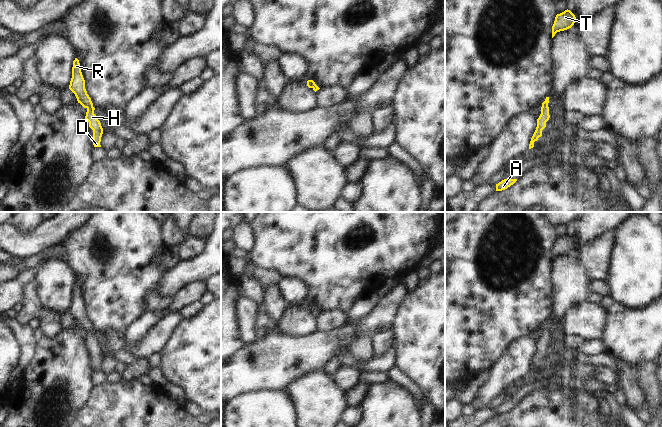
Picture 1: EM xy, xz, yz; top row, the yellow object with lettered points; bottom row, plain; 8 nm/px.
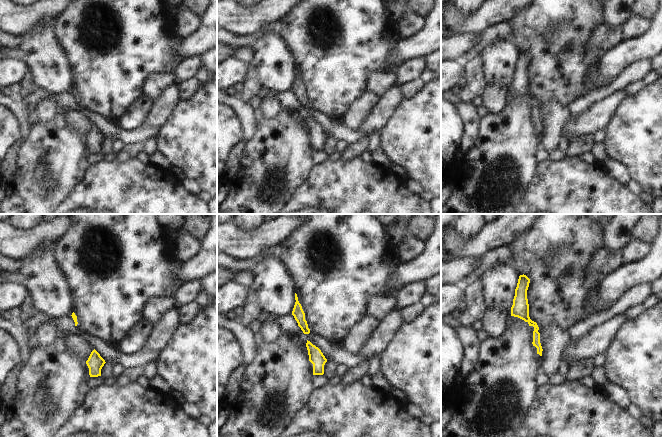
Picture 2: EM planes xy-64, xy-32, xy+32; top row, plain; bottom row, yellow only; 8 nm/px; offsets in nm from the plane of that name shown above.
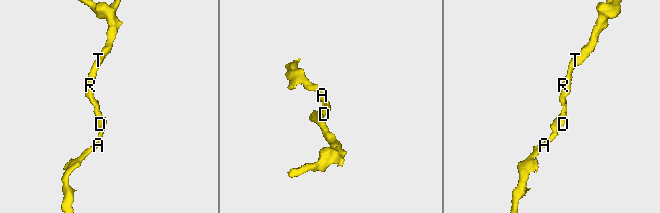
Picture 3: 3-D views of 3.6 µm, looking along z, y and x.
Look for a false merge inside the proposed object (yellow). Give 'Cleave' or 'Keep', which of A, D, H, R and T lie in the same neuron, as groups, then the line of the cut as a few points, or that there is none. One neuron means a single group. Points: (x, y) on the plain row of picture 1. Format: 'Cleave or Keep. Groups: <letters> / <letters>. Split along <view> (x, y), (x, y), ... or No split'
Keep. Groups: A D H R T. No split

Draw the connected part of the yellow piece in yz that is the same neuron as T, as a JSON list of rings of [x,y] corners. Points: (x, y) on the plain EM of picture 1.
[[[568,233],[560,238],[557,238],[552,250],[552,262],[557,256],[571,252],[574,249],[575,245],[575,239]]]

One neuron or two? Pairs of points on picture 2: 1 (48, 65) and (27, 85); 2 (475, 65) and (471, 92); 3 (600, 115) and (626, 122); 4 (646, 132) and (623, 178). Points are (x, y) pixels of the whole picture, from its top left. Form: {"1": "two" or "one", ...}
{"1": "two", "2": "one", "3": "two", "4": "two"}

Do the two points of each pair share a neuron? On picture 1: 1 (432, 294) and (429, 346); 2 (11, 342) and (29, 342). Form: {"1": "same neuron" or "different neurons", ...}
{"1": "same neuron", "2": "different neurons"}

